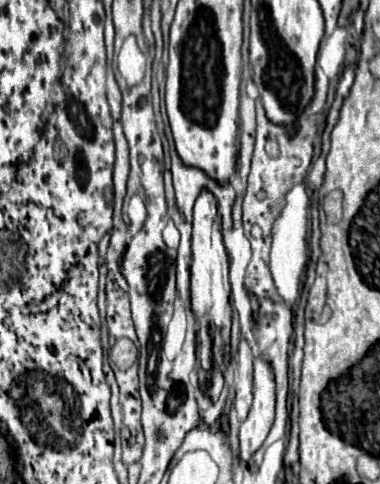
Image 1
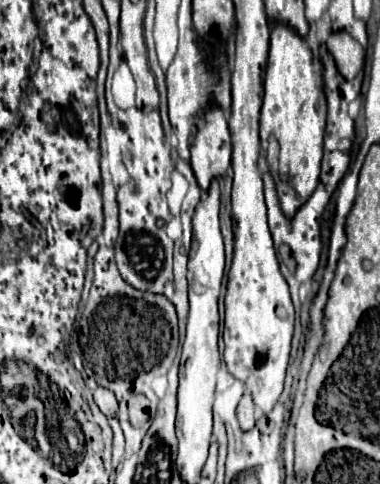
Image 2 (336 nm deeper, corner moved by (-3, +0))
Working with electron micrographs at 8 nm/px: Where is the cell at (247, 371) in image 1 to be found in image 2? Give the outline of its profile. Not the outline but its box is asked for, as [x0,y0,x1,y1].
[238,391,256,431]

